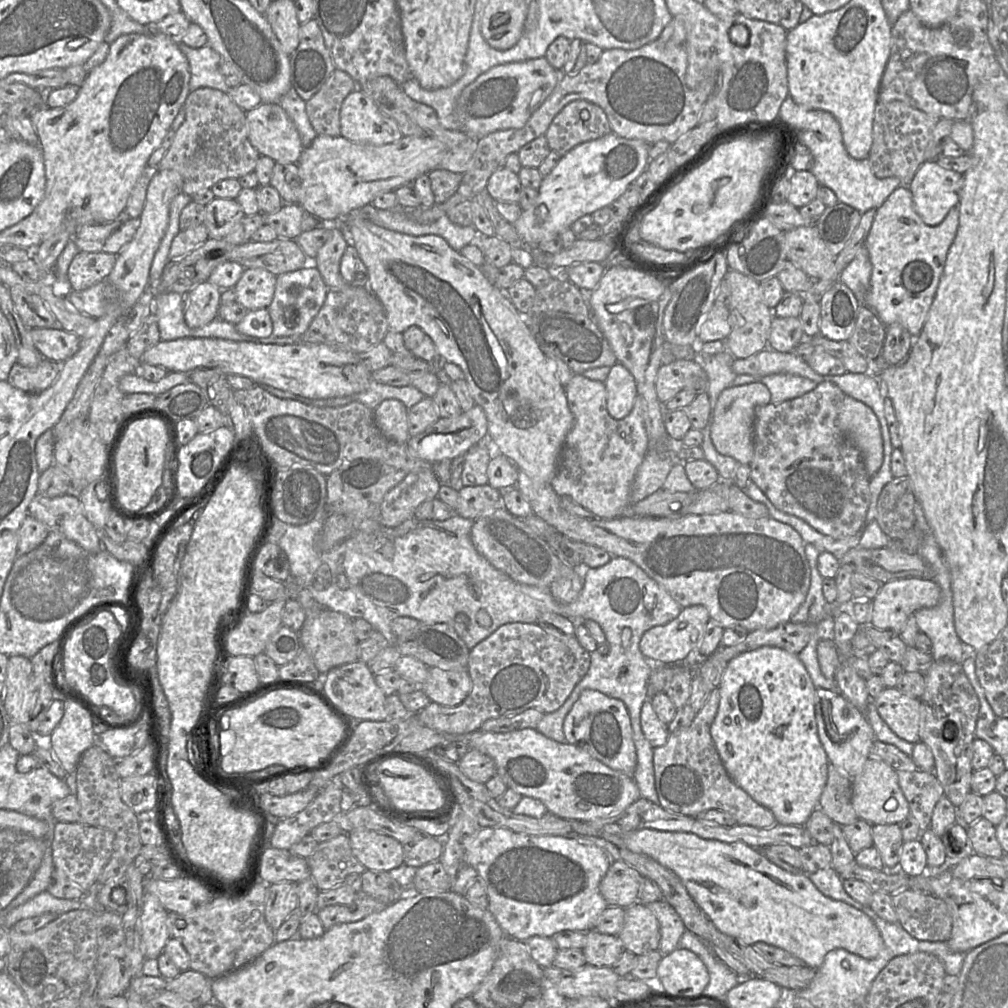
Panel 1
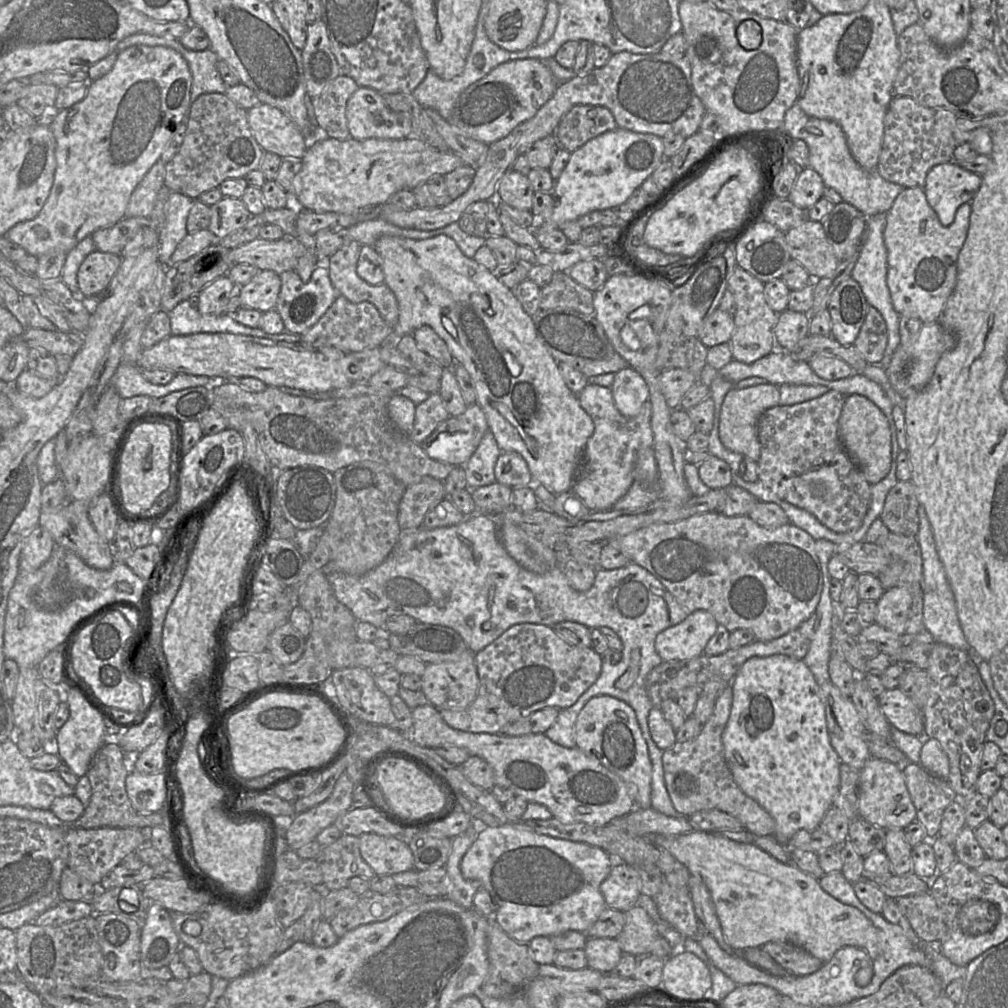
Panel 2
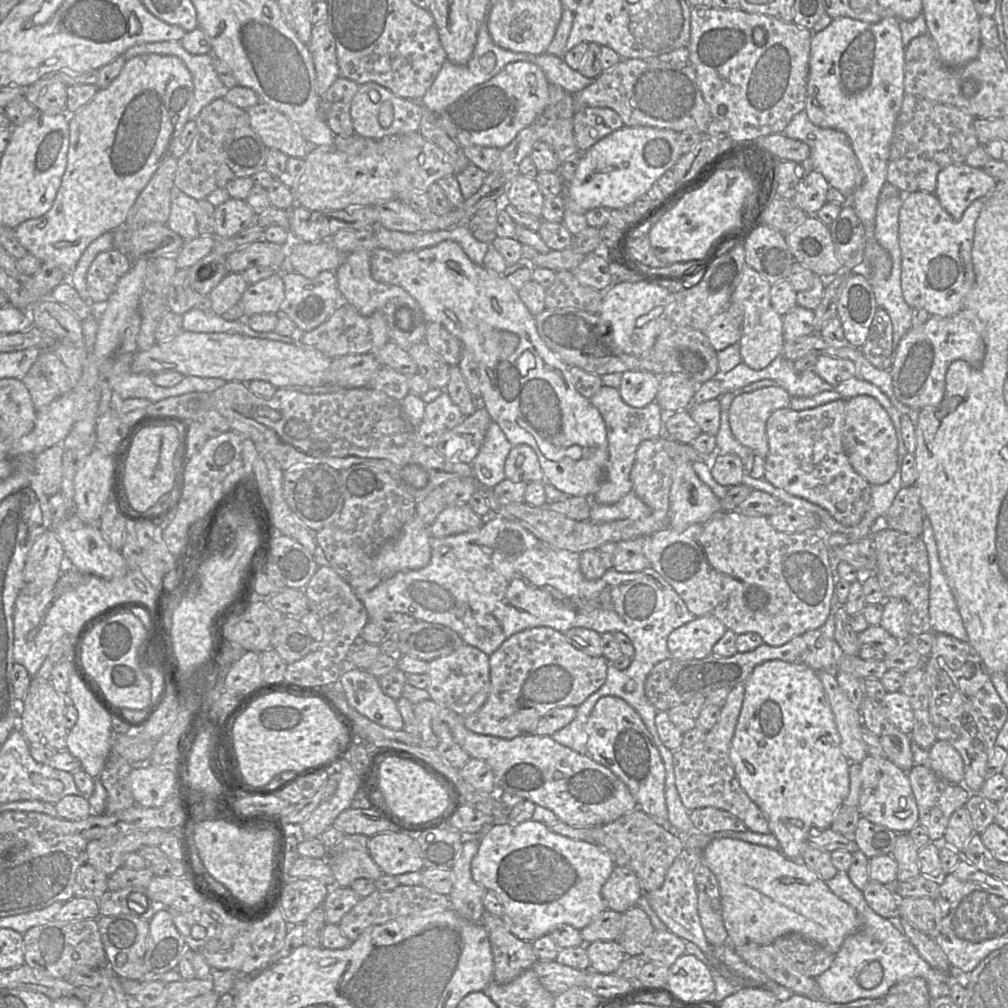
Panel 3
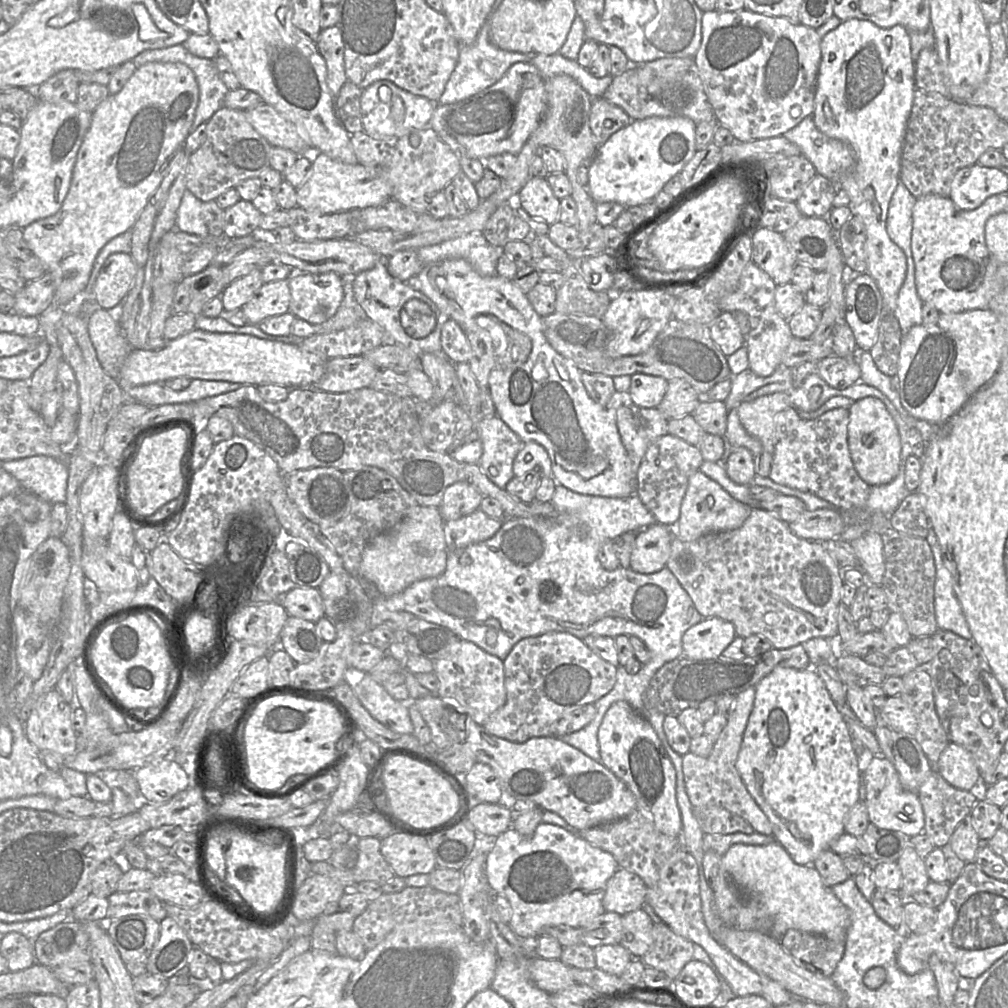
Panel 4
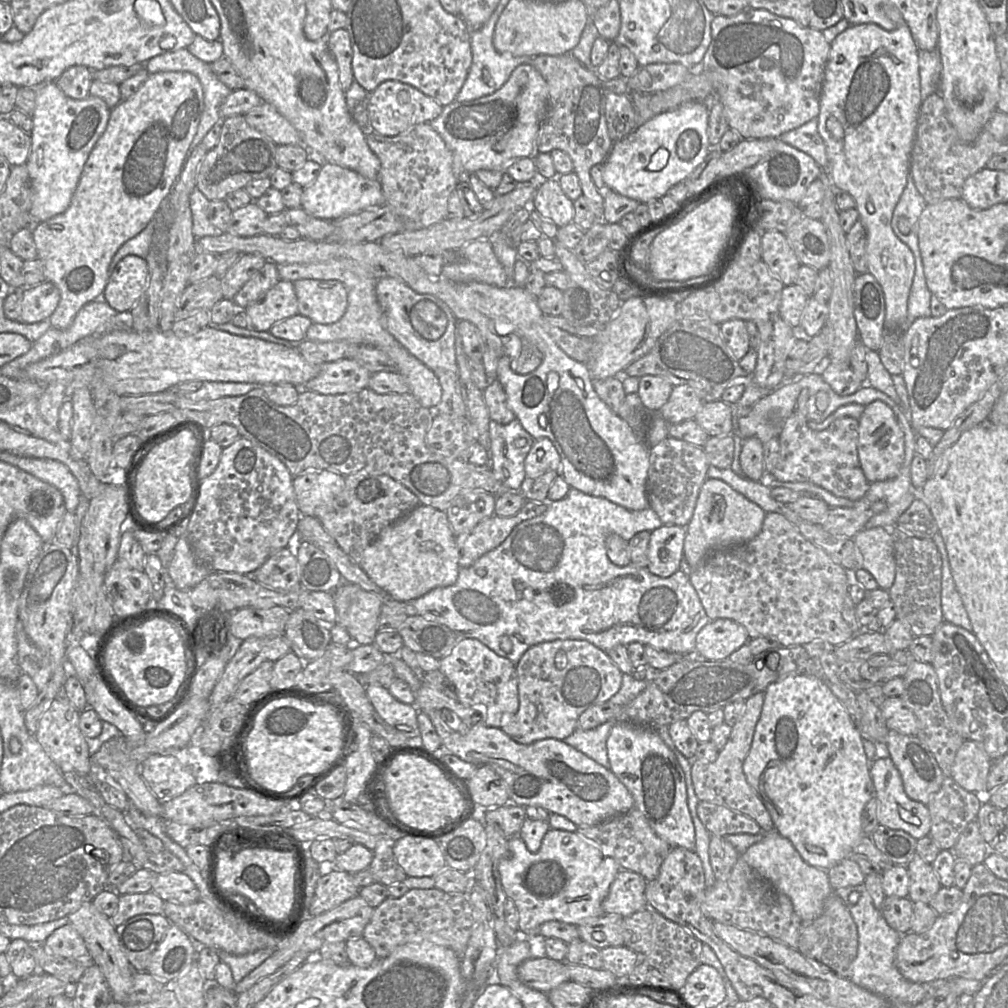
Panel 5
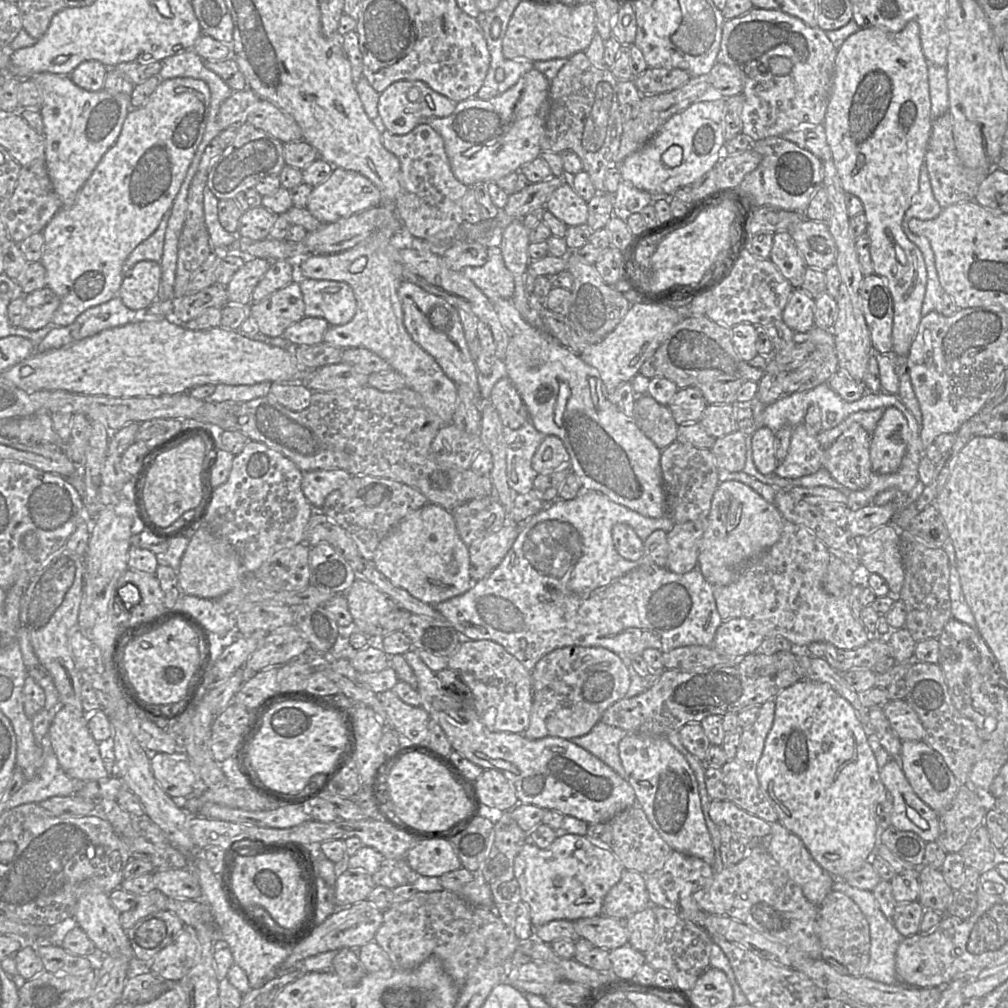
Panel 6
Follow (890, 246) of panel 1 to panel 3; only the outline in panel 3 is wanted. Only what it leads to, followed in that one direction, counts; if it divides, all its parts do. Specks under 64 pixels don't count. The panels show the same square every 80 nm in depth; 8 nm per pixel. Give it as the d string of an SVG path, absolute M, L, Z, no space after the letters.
M916 191L903 195L899 211L899 247L901 252L901 290L905 302L912 308L922 308L930 316L949 317L963 309L966 295L971 290L975 273L971 258L975 222L984 205L984 198L973 201L959 220L954 220L941 206L934 193Z

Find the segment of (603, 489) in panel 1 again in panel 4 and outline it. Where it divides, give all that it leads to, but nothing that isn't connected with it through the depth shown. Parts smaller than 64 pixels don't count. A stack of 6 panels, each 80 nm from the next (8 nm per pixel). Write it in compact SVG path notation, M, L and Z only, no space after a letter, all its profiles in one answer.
M615 391L605 407L615 417L635 475L647 447L667 434L668 420L658 408L637 406L628 392Z

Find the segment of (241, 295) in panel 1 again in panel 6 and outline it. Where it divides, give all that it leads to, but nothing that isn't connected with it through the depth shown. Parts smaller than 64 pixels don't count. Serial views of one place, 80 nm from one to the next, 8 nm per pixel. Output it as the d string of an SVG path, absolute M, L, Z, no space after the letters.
M298 282L288 284L258 303L251 303L250 317L256 321L261 334L269 337L282 336L289 326L305 317L303 296Z

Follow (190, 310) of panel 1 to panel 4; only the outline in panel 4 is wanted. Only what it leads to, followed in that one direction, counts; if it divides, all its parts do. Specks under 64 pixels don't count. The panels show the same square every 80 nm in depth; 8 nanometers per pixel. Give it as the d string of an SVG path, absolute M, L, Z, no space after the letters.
M253 270L226 286L220 294L224 311L242 308L264 284L261 270Z

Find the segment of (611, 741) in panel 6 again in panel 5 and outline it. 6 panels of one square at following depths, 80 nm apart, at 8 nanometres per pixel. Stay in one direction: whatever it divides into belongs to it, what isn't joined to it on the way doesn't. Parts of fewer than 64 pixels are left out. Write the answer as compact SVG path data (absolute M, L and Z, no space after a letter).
M606 722L592 729L577 729L563 741L609 769L607 739L612 727L613 722Z

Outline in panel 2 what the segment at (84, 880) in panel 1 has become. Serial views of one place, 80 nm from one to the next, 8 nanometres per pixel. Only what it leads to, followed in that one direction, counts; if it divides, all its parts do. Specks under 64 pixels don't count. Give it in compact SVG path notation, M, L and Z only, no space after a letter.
M68 828L66 844L69 849L67 867L89 882L100 885L101 880L129 854L150 843L152 828Z

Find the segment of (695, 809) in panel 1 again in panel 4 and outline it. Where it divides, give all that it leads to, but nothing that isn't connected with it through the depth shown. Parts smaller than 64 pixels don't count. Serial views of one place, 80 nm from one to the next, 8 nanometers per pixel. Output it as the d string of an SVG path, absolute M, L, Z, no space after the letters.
M753 687L739 693L735 697L732 711L728 714L727 725L714 743L711 754L708 757L701 757L690 751L682 756L682 768L686 792L693 807L723 807L747 820L756 832L773 835L773 828L769 818L749 793L736 768L736 761L754 700L755 688Z

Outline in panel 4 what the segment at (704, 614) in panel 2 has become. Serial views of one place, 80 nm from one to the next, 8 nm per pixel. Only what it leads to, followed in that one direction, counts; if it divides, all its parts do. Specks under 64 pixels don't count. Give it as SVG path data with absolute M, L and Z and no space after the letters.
M718 617L703 618L684 633L683 657L692 660L722 657L723 651L736 635L735 627L731 622Z

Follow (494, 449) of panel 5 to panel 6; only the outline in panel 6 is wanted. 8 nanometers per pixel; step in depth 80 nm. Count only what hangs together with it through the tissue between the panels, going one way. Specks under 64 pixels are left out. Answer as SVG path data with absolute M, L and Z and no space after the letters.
M530 421L517 429L504 425L502 433L507 452L509 486L518 494L526 494L533 489L538 475L532 468L532 458L547 435L539 432Z

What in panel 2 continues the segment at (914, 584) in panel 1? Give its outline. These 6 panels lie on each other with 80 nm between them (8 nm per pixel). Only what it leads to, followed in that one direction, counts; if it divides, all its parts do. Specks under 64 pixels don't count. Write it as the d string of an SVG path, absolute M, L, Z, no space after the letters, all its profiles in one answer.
M906 587L886 589L877 601L875 623L904 638L913 598Z

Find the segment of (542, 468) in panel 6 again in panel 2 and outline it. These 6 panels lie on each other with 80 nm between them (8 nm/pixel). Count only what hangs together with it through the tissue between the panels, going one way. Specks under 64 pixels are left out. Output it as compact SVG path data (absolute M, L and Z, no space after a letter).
M502 452L494 467L496 482L511 488L531 487L532 475L527 462L517 452Z

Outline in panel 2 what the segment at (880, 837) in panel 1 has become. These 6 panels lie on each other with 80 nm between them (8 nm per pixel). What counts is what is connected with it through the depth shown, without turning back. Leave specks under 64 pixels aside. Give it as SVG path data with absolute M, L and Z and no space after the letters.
M902 829L886 830L883 852L890 861L892 874L902 876L912 873L912 846L907 841Z

